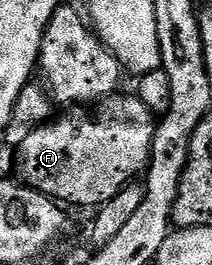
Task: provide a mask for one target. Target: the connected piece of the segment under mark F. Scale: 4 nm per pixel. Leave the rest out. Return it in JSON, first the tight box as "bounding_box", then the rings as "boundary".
{"bounding_box":[16,95,158,207],"boundary":[[[136,95],[105,98],[92,111],[69,111],[66,117],[50,120],[38,126],[27,141],[16,150],[16,176],[30,189],[36,189],[52,197],[54,202],[69,205],[93,205],[100,207],[122,188],[146,172],[149,158],[153,156],[153,144],[157,135],[158,118]]]}

